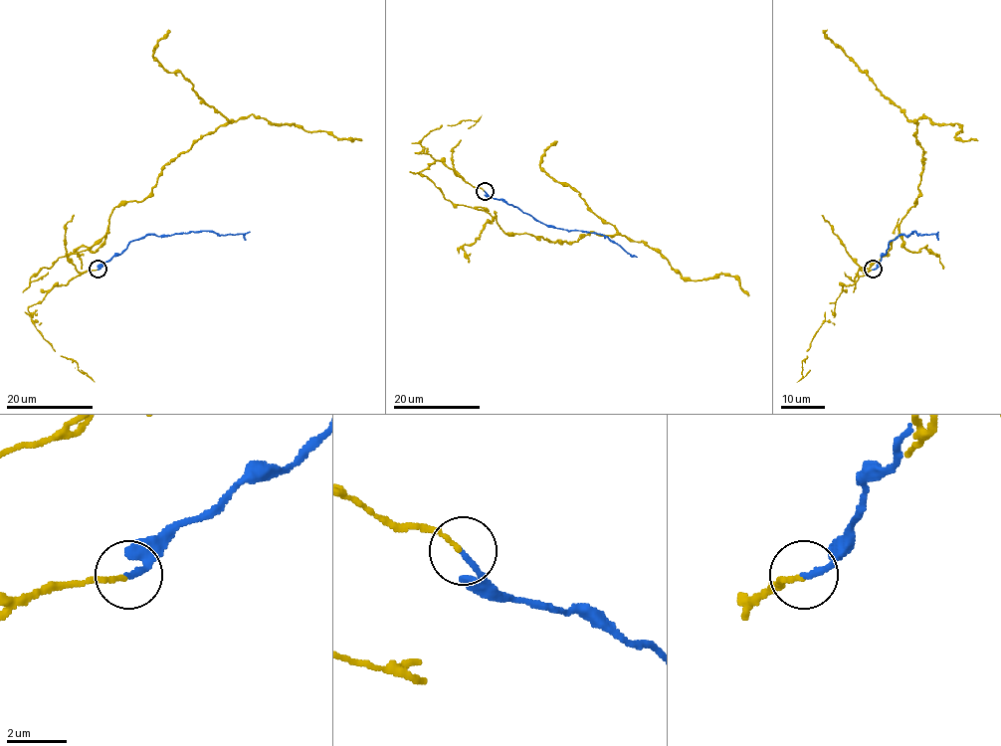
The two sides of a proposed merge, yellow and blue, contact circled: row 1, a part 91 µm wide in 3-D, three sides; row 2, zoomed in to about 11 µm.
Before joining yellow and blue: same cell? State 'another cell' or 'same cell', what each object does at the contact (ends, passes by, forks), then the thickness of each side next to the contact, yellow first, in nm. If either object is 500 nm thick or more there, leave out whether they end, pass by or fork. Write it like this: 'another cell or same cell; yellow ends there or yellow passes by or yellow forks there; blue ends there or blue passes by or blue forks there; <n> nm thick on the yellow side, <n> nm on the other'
another cell; yellow ends there; blue ends there; 140 nm thick on the yellow side, 180 nm on the other

